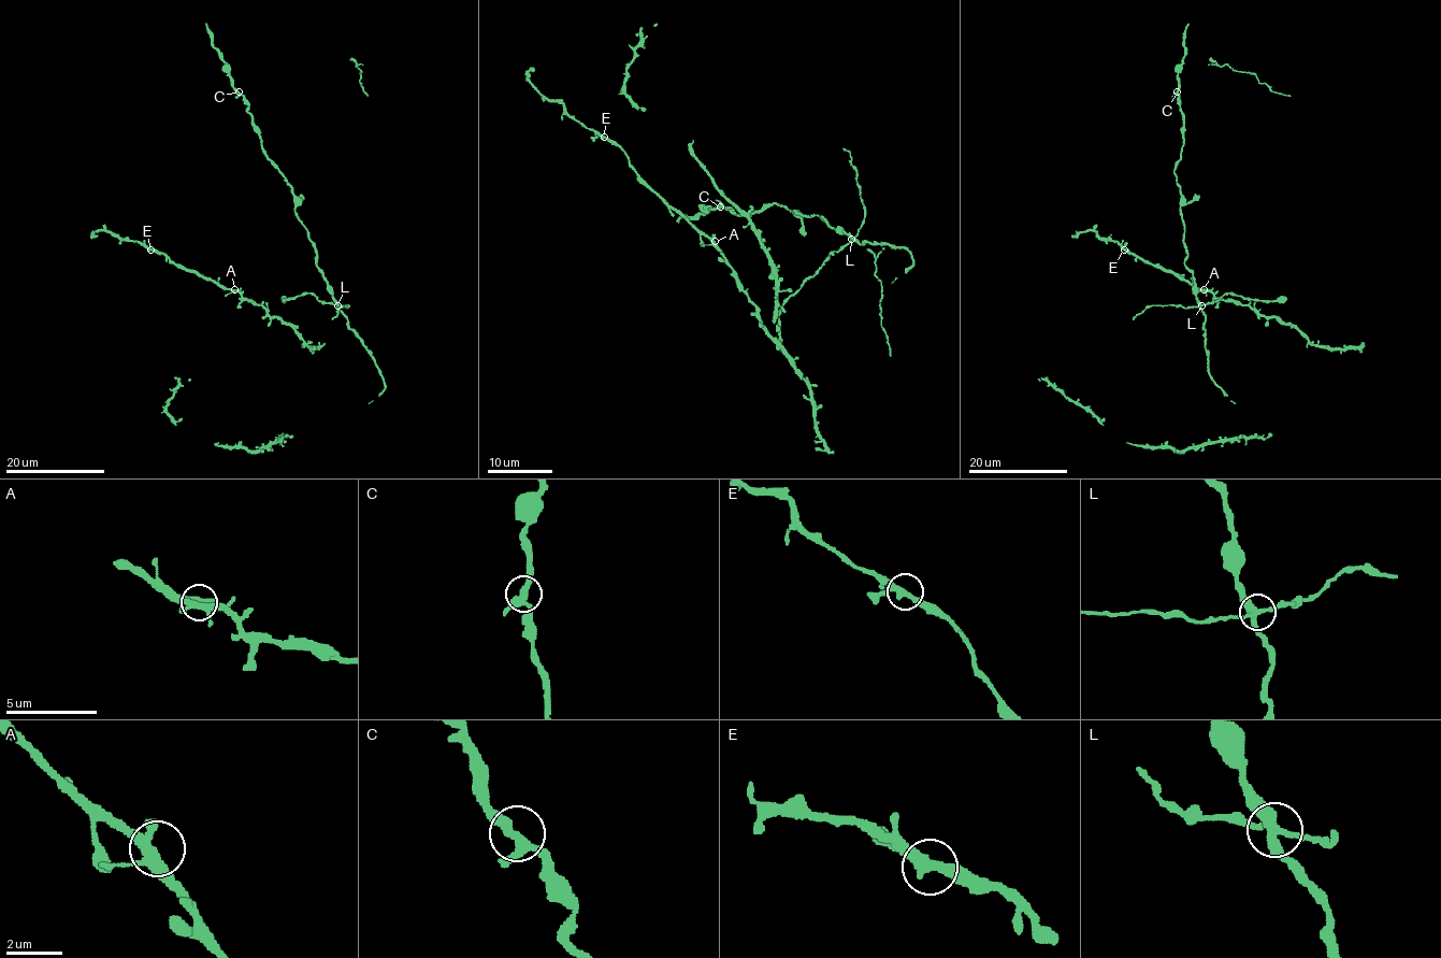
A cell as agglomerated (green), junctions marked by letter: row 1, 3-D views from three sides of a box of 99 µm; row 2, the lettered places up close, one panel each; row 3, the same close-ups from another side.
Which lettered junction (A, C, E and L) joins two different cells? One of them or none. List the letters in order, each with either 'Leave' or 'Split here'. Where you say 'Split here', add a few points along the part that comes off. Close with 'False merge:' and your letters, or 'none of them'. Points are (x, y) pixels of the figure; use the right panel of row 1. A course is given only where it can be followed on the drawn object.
A: Leave
C: Leave
E: Leave
L: Split here. Course of the part to remove: (1201, 305), (1228, 292), (1258, 300), (1282, 300), (1286, 297)
False merge: L

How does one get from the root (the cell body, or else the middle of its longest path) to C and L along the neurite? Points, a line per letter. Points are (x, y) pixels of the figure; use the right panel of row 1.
C: (1205, 326), (1194, 276), (1184, 265), (1181, 186), (1175, 173), (1183, 146), (1183, 114), (1177, 91)
L: (1205, 326), (1201, 305)

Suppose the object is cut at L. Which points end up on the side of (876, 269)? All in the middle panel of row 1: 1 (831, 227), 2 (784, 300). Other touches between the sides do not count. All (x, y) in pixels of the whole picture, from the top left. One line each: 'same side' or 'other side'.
1: same side
2: other side

